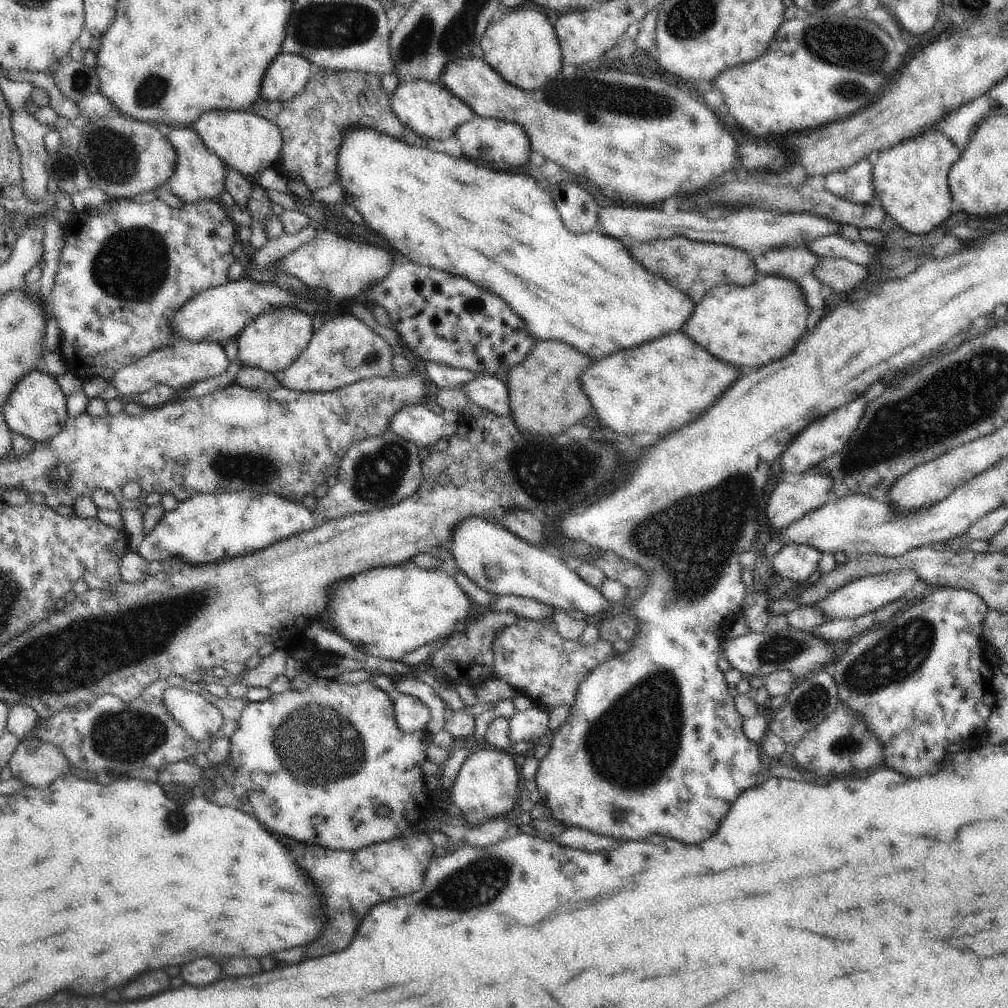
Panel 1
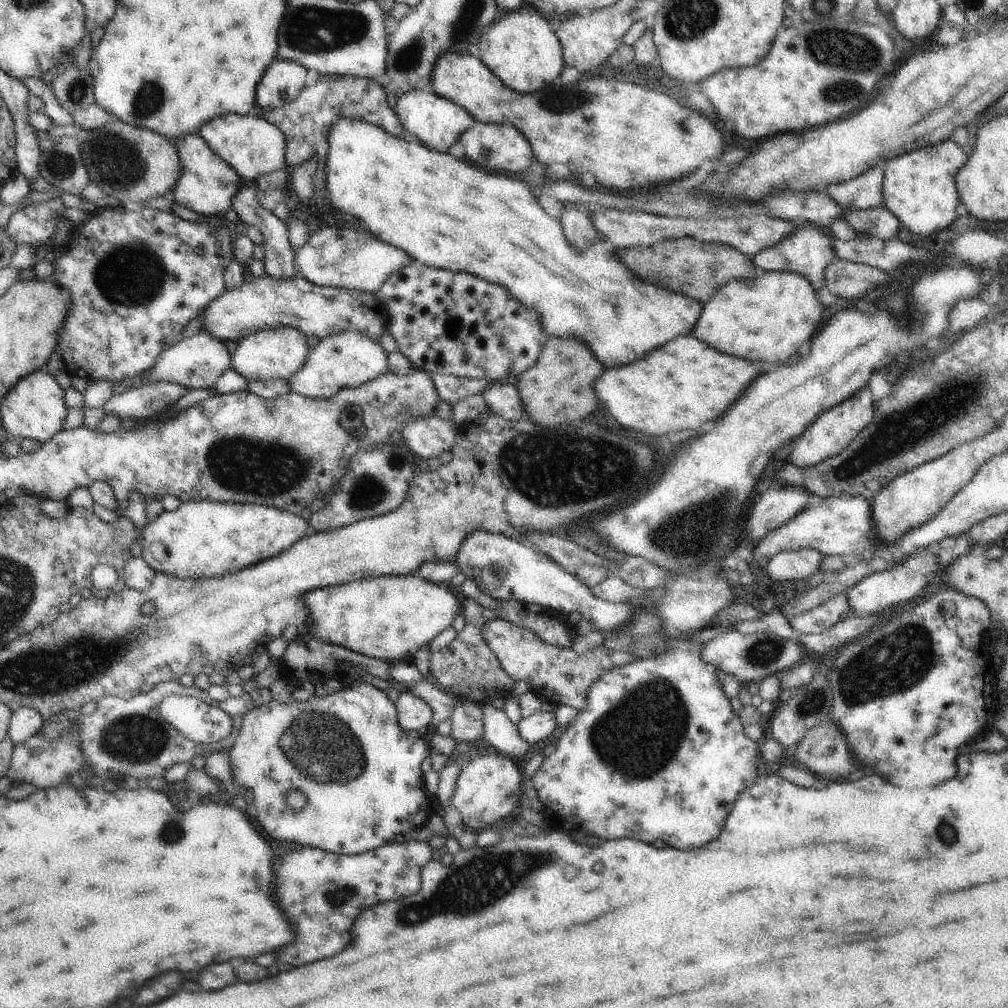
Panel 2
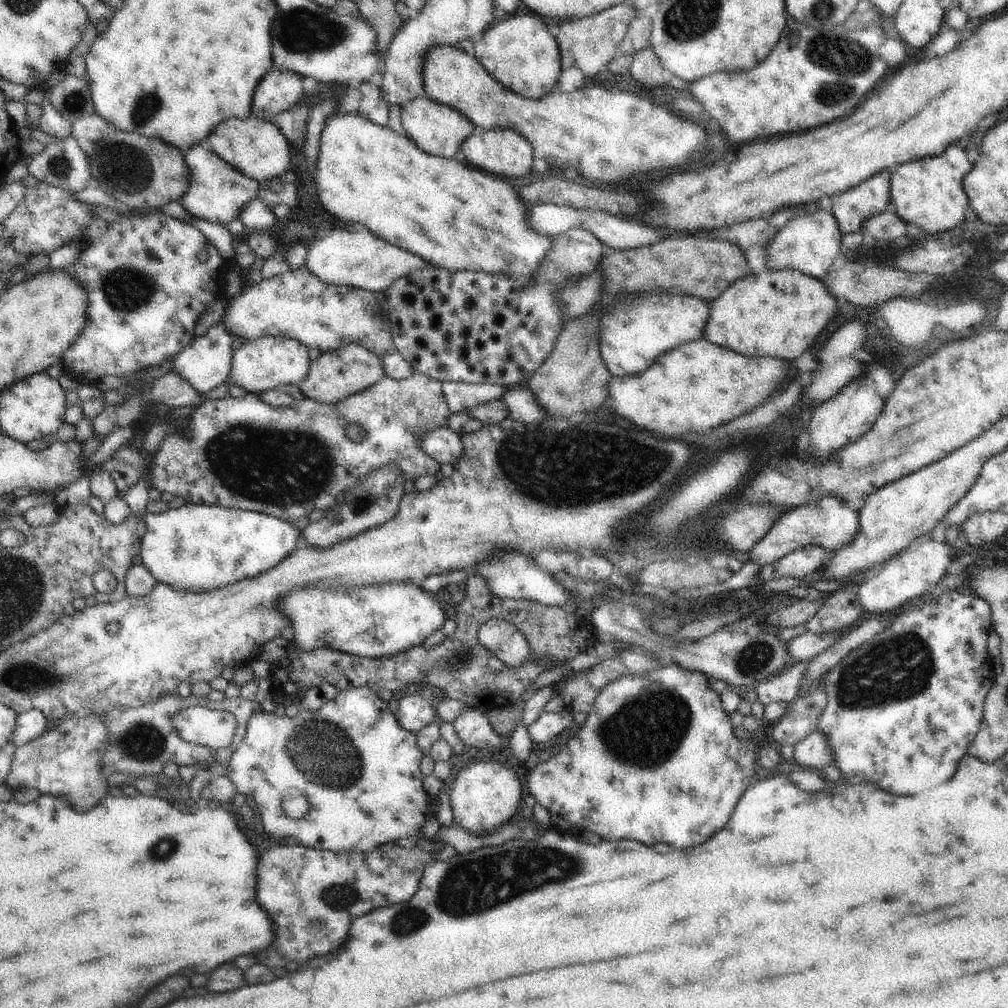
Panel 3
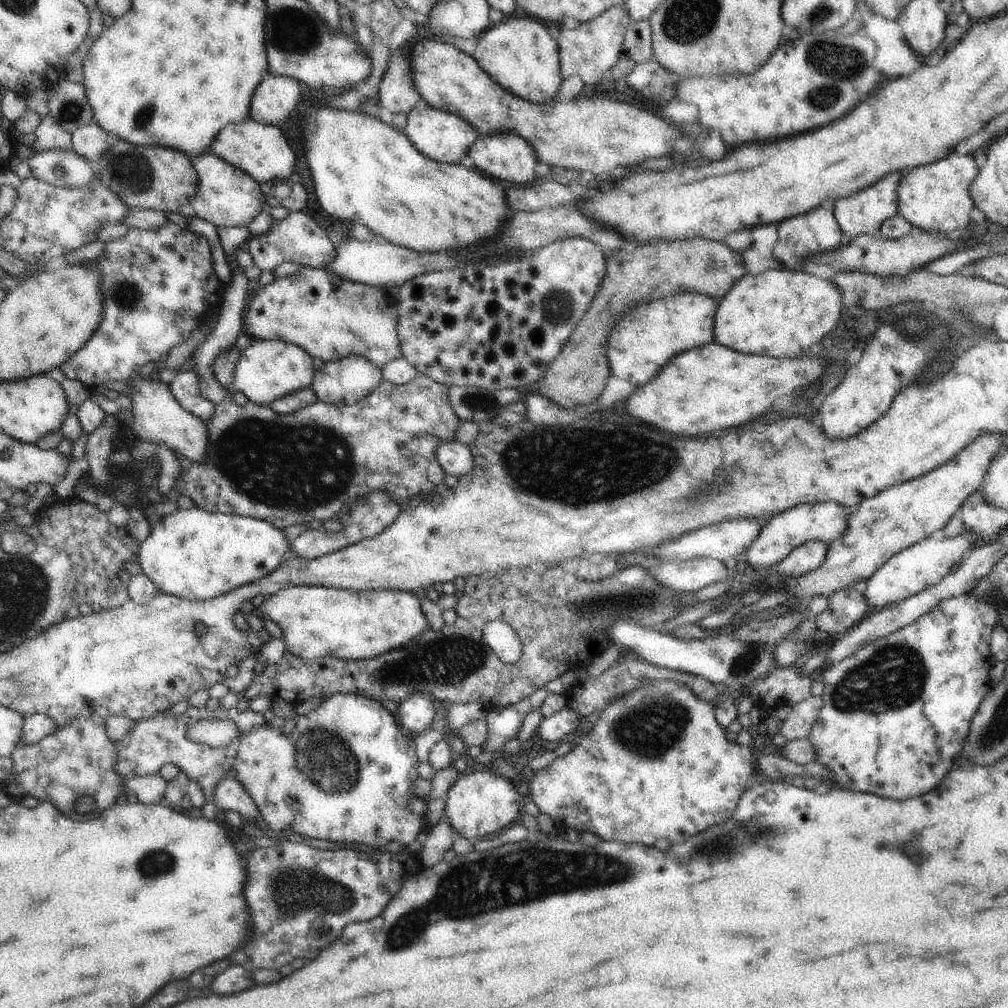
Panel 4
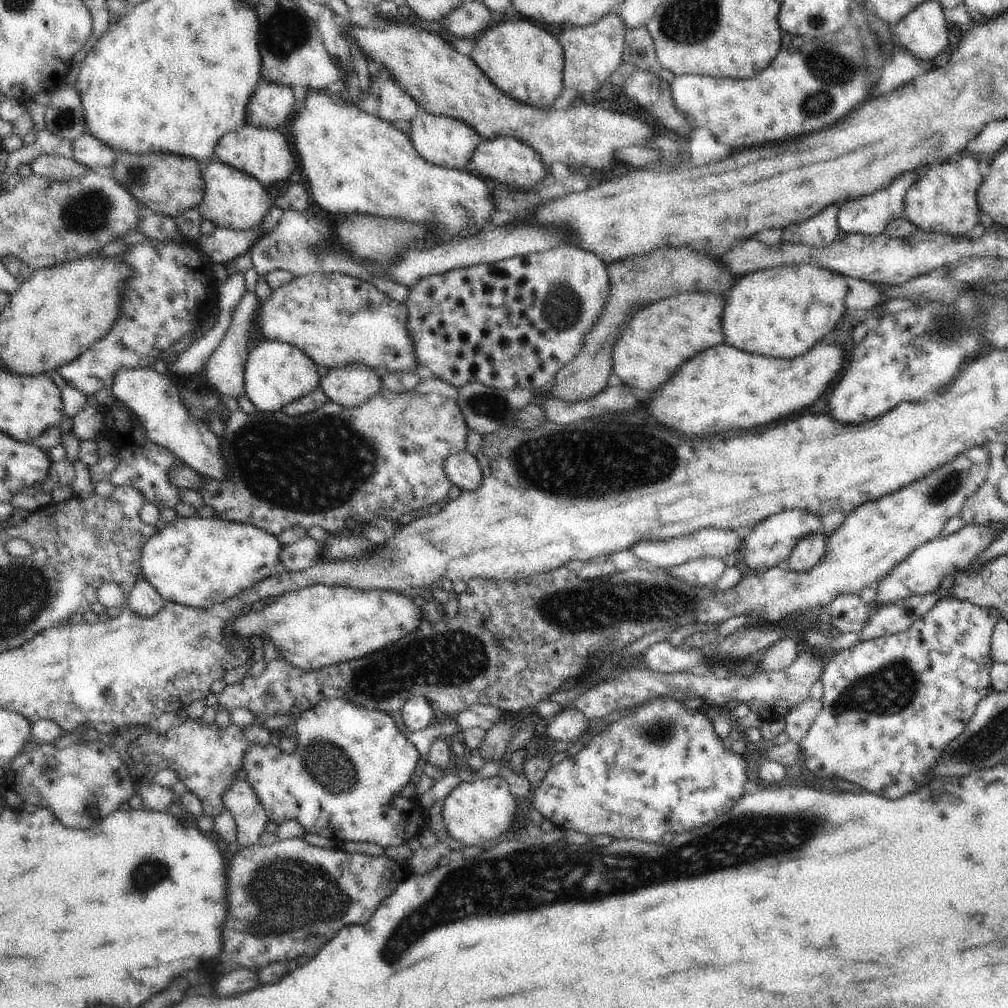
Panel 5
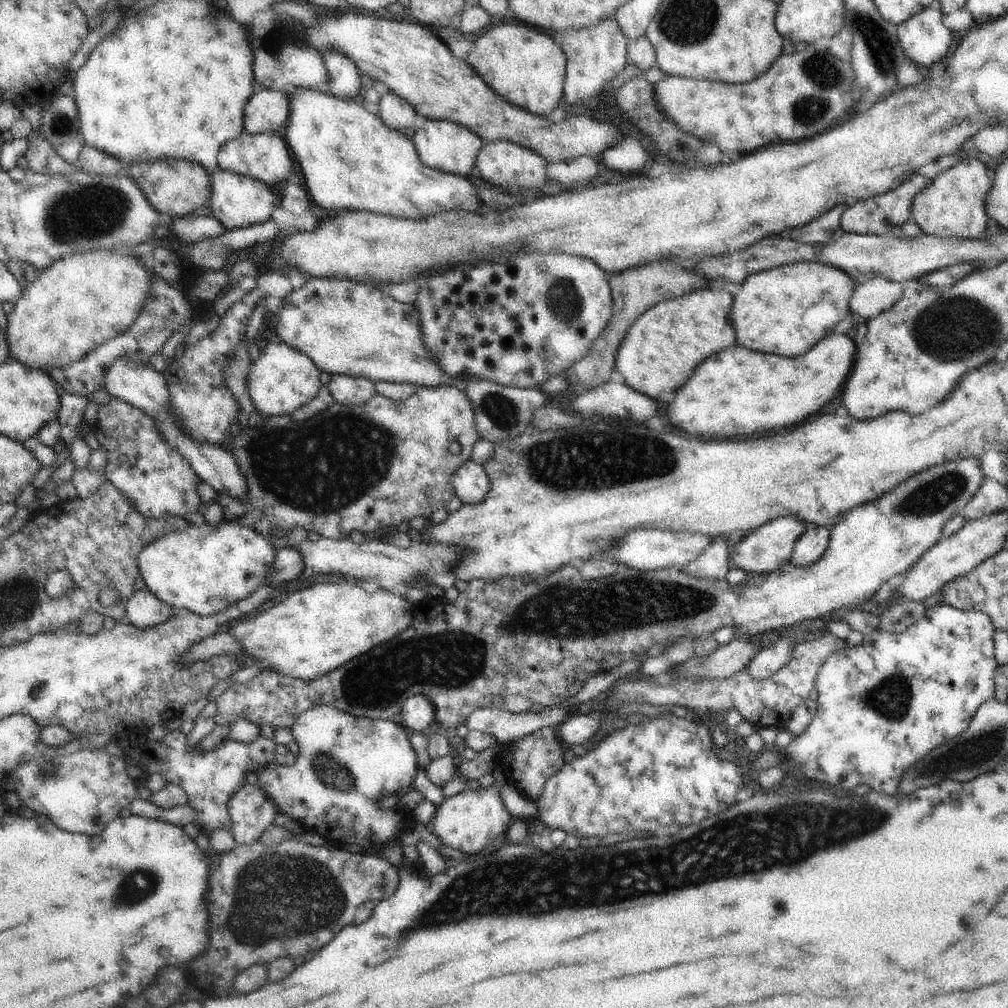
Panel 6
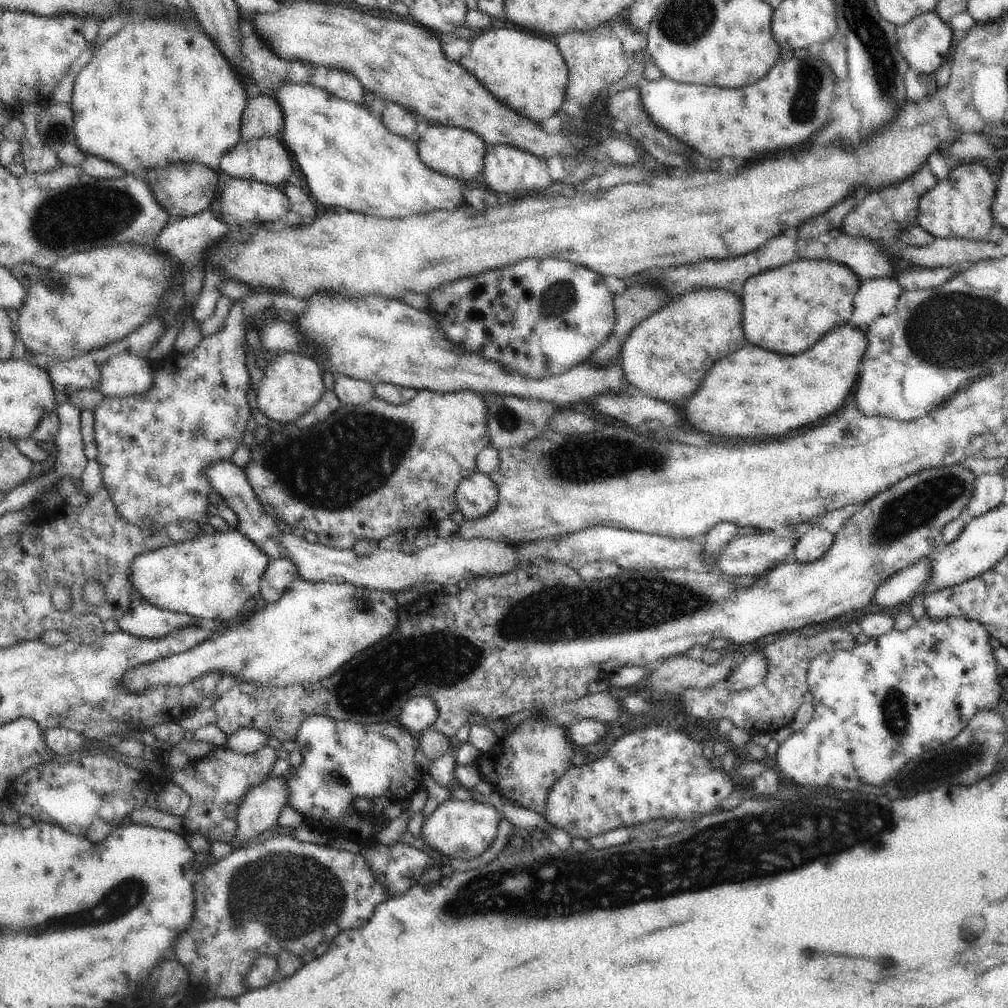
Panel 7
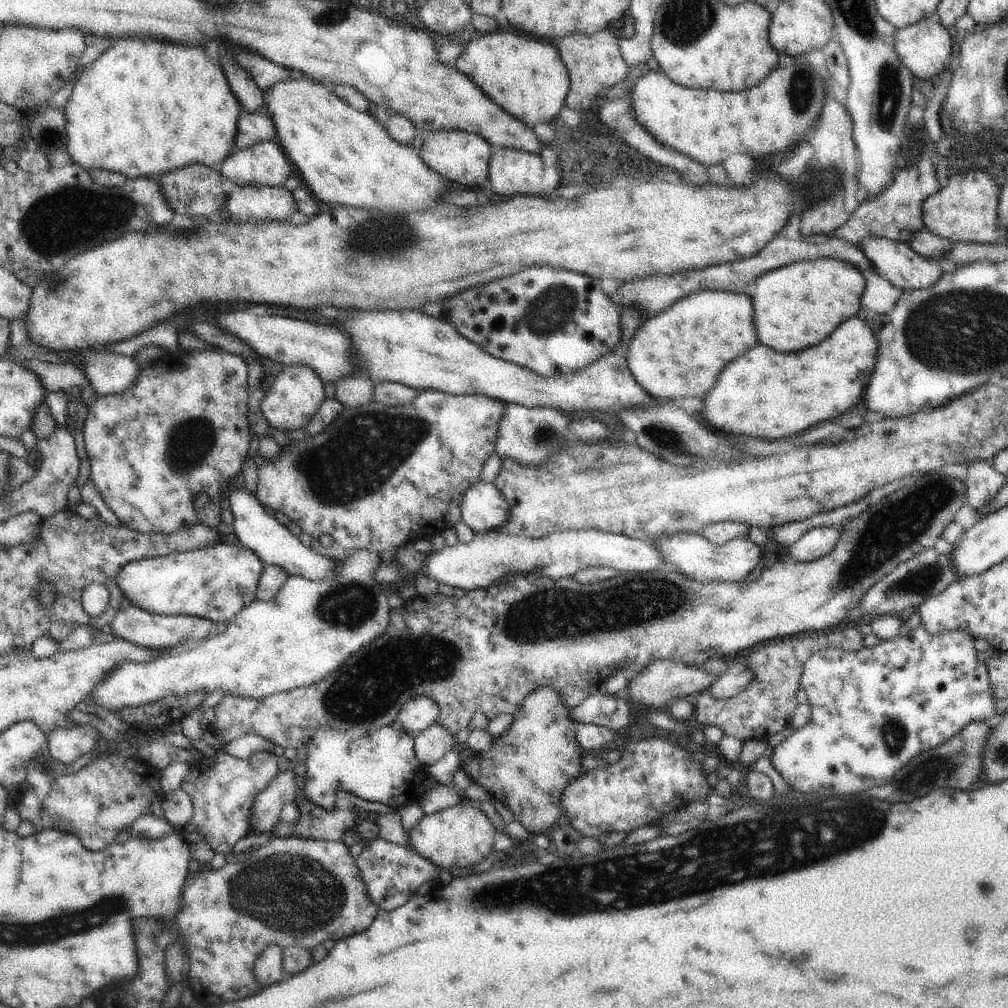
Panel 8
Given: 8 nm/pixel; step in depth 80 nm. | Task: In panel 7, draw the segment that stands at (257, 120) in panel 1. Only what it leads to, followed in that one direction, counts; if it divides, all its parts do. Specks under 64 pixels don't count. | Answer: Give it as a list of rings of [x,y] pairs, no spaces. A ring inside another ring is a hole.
[[[276,136],[262,137],[248,142],[239,143],[222,157],[219,169],[222,176],[236,177],[283,187],[292,174],[292,162],[286,152],[286,146]]]

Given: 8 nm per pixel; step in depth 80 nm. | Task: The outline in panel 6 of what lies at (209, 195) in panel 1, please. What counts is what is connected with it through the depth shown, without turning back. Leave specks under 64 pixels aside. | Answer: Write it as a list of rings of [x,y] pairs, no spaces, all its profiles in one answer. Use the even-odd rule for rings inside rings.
[[[222,169],[211,174],[211,179],[211,197],[204,211],[210,212],[228,230],[264,224],[270,220],[274,210],[283,204],[282,199],[264,181]]]

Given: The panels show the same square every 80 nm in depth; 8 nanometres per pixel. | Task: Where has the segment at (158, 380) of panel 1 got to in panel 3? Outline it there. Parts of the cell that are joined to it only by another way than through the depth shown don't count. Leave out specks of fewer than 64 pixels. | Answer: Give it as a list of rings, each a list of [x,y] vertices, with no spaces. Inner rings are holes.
[[[220,319],[206,334],[195,337],[184,350],[174,356],[174,371],[179,372],[201,395],[208,395],[228,378],[236,344],[225,320]]]

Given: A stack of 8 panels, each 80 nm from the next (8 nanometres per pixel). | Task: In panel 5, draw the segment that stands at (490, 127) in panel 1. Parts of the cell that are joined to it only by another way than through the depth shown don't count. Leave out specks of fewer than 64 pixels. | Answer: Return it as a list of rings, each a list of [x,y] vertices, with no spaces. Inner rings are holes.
[[[500,137],[492,141],[481,139],[471,160],[480,176],[496,180],[500,182],[500,186],[508,184],[508,186],[536,190],[540,188],[544,176],[549,172],[549,168],[545,166],[541,156],[533,148],[512,137]]]

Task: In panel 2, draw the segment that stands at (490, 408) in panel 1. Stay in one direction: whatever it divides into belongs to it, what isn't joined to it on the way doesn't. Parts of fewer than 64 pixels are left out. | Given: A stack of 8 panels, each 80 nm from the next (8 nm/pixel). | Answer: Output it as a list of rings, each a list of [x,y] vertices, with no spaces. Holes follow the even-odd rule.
[[[515,382],[493,383],[482,396],[489,404],[492,414],[500,415],[507,421],[528,419],[523,398]]]

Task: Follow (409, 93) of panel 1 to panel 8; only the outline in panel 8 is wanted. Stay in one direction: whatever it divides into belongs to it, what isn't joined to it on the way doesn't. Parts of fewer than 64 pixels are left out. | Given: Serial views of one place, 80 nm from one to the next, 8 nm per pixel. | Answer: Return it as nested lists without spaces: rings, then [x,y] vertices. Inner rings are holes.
[[[436,130],[426,134],[420,150],[421,159],[426,166],[435,170],[449,183],[468,189],[487,186],[491,154],[492,146],[484,138],[462,130]]]

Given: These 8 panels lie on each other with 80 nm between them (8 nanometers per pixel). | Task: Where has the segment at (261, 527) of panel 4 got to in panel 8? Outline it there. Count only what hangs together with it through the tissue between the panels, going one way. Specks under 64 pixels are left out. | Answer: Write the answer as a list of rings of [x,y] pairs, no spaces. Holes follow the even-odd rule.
[[[222,542],[210,548],[132,561],[116,575],[115,583],[122,591],[125,607],[134,605],[157,615],[194,615],[224,626],[257,599],[257,586],[264,567],[260,557],[242,544],[233,546]]]

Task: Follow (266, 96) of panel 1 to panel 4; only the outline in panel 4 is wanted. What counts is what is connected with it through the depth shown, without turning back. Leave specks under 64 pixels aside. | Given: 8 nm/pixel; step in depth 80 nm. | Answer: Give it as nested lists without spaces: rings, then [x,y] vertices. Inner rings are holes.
[[[266,74],[254,91],[249,118],[263,125],[280,124],[301,101],[302,92],[297,80]]]

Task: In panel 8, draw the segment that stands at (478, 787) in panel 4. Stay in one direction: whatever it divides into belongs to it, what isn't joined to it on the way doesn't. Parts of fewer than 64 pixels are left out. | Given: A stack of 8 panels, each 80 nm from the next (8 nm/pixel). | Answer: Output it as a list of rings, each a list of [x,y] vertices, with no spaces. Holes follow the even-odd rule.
[[[460,803],[431,815],[424,815],[416,826],[405,833],[406,838],[409,838],[407,847],[410,850],[426,860],[432,861],[441,870],[451,872],[452,867],[475,867],[480,862],[484,862],[494,849],[493,836],[495,832],[492,824],[481,810],[472,807],[472,805]]]

